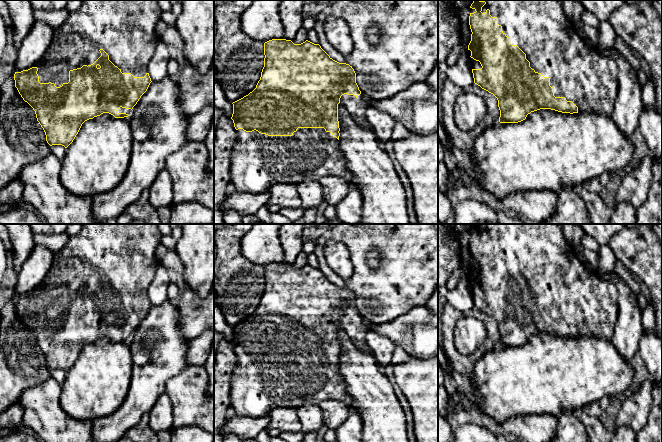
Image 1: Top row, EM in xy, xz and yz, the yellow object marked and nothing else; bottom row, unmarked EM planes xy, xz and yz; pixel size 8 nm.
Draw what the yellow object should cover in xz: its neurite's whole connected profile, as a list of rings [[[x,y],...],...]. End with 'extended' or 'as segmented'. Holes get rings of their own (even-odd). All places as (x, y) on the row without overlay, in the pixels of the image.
[[[272,263],[264,267],[264,291],[261,296],[260,304],[256,312],[243,322],[233,326],[233,344],[234,351],[237,355],[238,365],[233,372],[230,387],[230,406],[235,410],[235,416],[259,418],[268,416],[268,414],[275,408],[295,408],[305,404],[319,405],[325,400],[337,400],[351,406],[351,397],[347,392],[347,385],[340,373],[340,342],[338,337],[339,331],[344,331],[350,336],[355,345],[361,349],[366,350],[366,334],[370,330],[369,323],[359,314],[356,307],[356,297],[352,290],[346,287],[339,287],[333,284],[319,268],[314,268],[308,264],[301,268],[294,268],[291,264],[286,263]]]; extended

